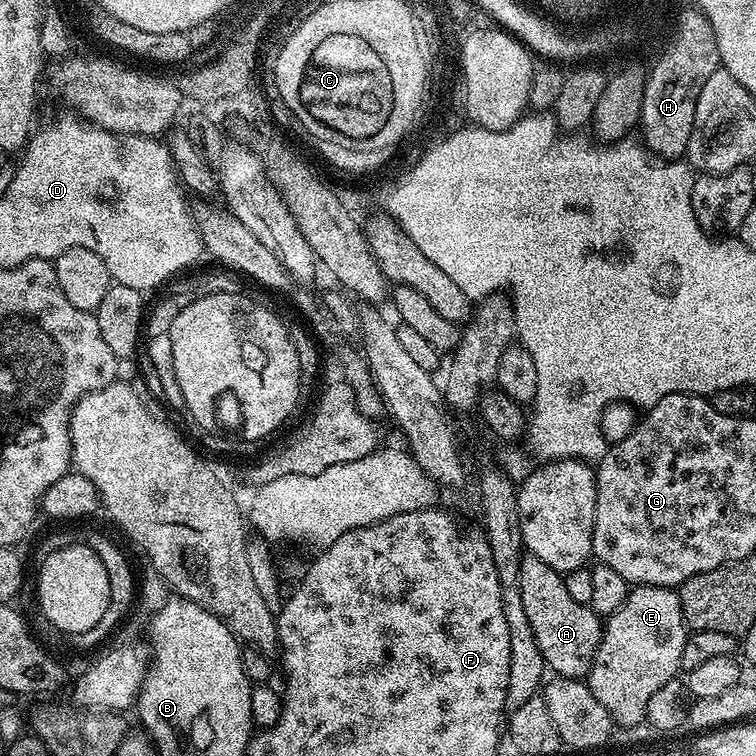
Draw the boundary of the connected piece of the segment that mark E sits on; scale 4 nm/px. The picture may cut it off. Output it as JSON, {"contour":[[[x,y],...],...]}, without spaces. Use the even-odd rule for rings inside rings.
{"contour":[[[641,584],[633,587],[628,593],[626,602],[614,610],[612,616],[607,617],[600,633],[600,645],[602,650],[602,664],[604,666],[622,666],[632,668],[632,674],[636,670],[636,678],[640,684],[661,684],[677,679],[682,660],[682,646],[686,646],[690,629],[684,622],[684,615],[680,606],[680,593],[676,588],[663,588],[662,586],[650,586]]]}

